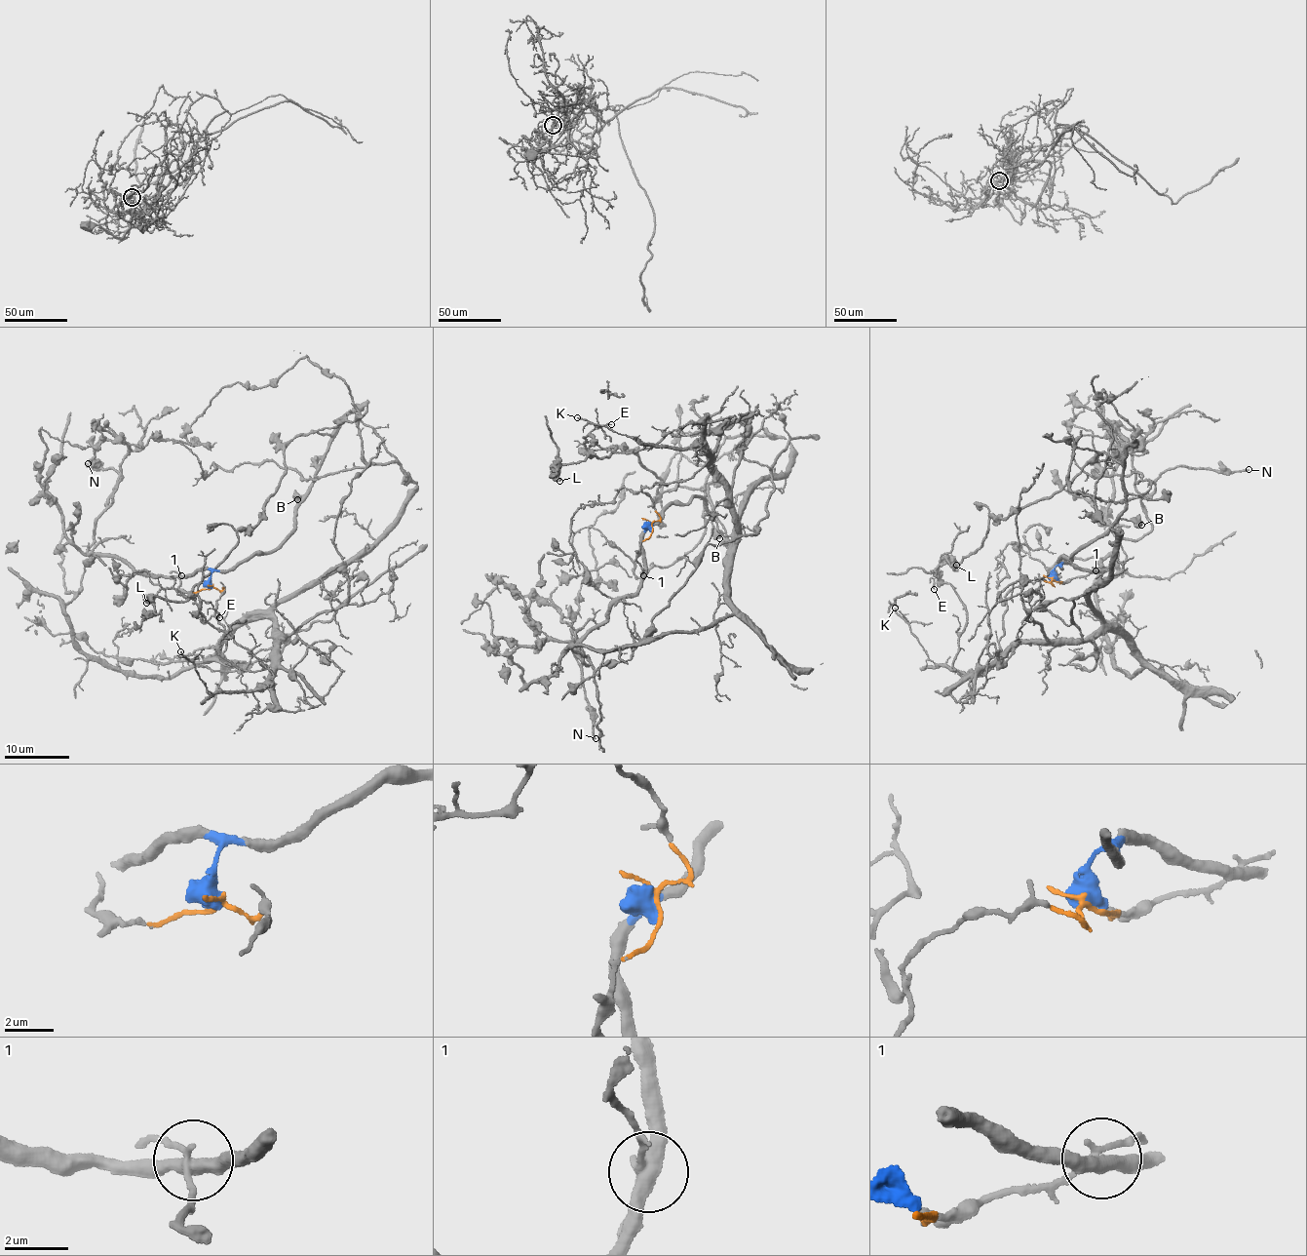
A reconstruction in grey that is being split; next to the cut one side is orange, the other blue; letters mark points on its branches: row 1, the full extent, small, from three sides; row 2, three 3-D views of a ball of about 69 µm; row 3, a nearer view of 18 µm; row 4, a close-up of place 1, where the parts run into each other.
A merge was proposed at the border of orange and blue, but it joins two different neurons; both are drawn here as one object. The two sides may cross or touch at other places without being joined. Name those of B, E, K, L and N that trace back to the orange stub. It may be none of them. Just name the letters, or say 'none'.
E, K

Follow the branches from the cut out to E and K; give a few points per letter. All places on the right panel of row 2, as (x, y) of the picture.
E: (1055, 579), (1016, 587), (1005, 596), (1002, 663), (963, 677), (953, 659), (967, 610), (936, 570), (934, 589)
K: (1055, 579), (1051, 584), (1034, 580), (1016, 587), (1005, 596), (1002, 663), (968, 675), (929, 658), (894, 608)

